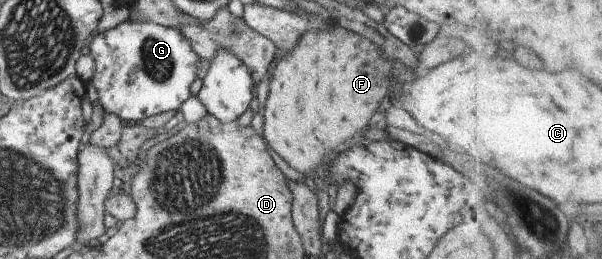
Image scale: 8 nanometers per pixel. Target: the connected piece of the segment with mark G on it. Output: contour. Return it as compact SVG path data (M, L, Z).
M125 19L116 26L98 32L87 44L86 52L92 57L94 70L89 78L96 91L96 100L104 113L116 114L128 124L168 111L178 110L190 95L190 84L199 70L199 56L193 51L188 39L178 29L151 22Z

